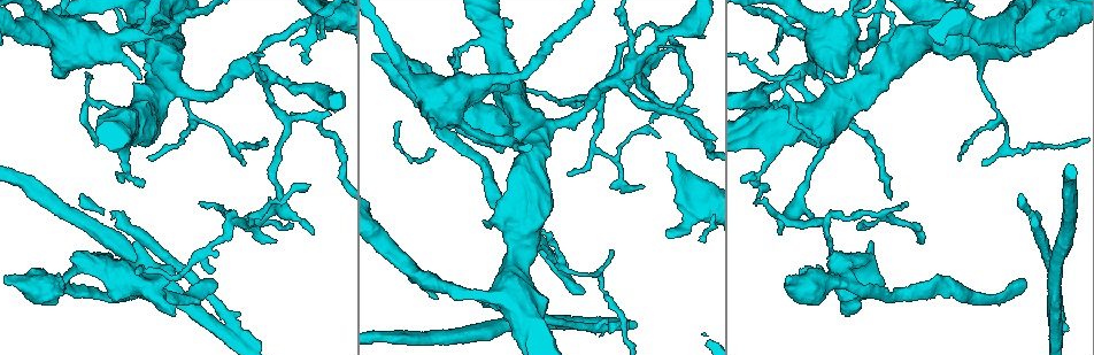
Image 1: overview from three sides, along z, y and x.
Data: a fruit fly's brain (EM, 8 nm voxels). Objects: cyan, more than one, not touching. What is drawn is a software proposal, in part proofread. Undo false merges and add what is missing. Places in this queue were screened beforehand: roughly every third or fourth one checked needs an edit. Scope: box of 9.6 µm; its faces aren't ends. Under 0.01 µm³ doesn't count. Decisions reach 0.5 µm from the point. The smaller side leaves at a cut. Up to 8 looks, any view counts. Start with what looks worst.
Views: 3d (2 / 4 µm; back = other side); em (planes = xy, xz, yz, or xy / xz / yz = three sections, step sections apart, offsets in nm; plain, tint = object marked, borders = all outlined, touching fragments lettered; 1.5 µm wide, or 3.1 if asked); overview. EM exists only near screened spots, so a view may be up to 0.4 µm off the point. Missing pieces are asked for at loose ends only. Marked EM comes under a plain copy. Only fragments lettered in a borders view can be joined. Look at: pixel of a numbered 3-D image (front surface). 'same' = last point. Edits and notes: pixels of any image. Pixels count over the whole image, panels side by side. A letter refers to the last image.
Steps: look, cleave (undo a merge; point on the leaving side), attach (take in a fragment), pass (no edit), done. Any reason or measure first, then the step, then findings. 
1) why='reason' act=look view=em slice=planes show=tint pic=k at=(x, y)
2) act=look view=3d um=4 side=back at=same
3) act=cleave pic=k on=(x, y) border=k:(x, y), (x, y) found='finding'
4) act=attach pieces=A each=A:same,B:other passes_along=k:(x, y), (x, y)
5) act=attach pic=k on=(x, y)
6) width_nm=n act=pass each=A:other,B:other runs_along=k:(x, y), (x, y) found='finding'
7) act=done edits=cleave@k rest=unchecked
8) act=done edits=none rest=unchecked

act=look view=em slice=yz step=8 show=borders pic=1 at=(853, 122)

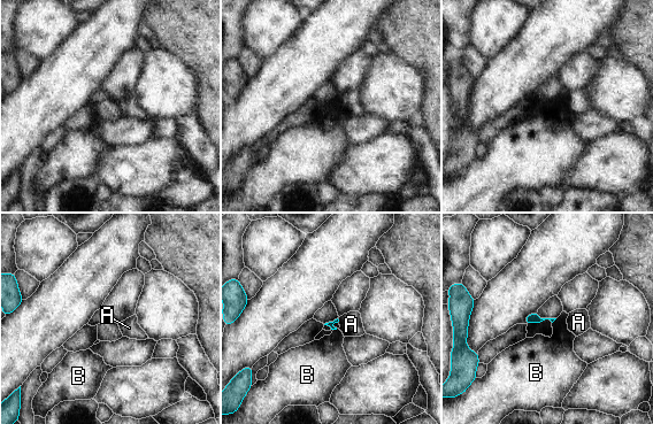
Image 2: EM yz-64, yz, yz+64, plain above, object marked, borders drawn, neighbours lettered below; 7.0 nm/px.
longest_contact=B:50nm act=pass each=A:other,B:other border=2:(557, 318), (552, 323) found='no lettered fragment goes on from it'

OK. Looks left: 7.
why='a fork' act=look view=em slice=planes show=borders pic=1 at=(838, 282)

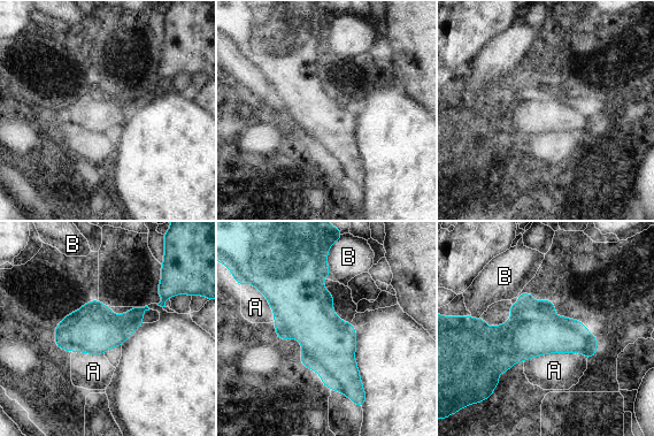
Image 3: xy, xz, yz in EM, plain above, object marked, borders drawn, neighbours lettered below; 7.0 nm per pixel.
act=pass each=A:other,B:other found='all the same cell'

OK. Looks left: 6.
why='abrupt turn' act=look view=em slice=planes show=tint pic=1 at=(563, 267)

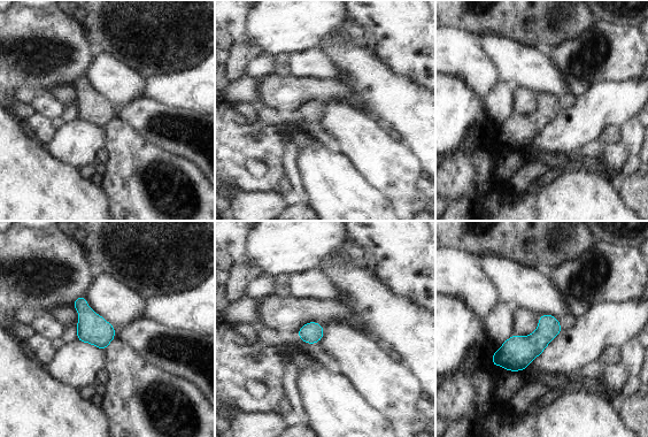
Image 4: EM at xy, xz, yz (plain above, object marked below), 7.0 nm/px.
why='see the neighbours' act=look view=em slice=planes show=borders at=same

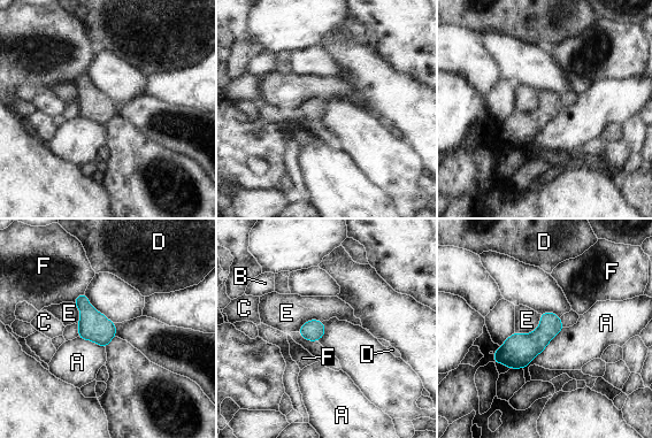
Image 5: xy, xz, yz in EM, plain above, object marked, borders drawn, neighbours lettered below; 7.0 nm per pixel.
act=pass each=A:other,B:other,C:other,D:other,E:other,F:other border=5:(541, 314), (532, 331), (515, 332) found='all the same cell'

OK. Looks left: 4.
why='tapers out' act=look view=3d um=4 side=back pic=1 at=(245, 165)

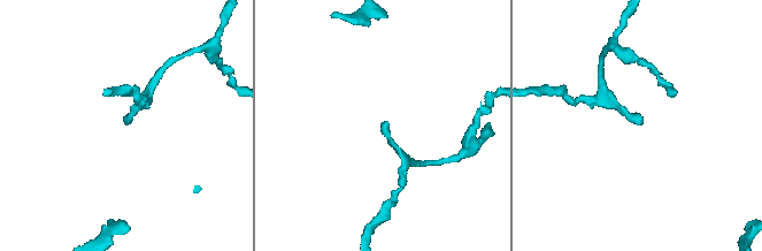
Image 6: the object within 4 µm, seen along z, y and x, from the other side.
act=look view=em slice=planes show=borders pic=6 at=(387, 123)

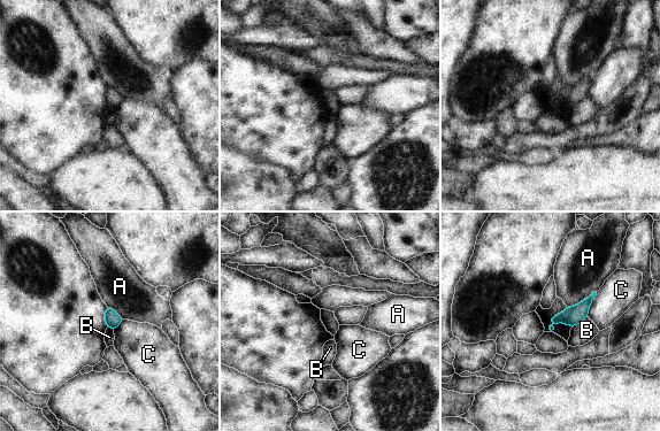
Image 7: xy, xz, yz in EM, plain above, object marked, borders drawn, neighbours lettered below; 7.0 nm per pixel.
longest_contact=A:240nm act=pass each=A:other,B:other,C:other found='no lettered fragment goes on from it'

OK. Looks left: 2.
act=done edits=none rest=unchecked

